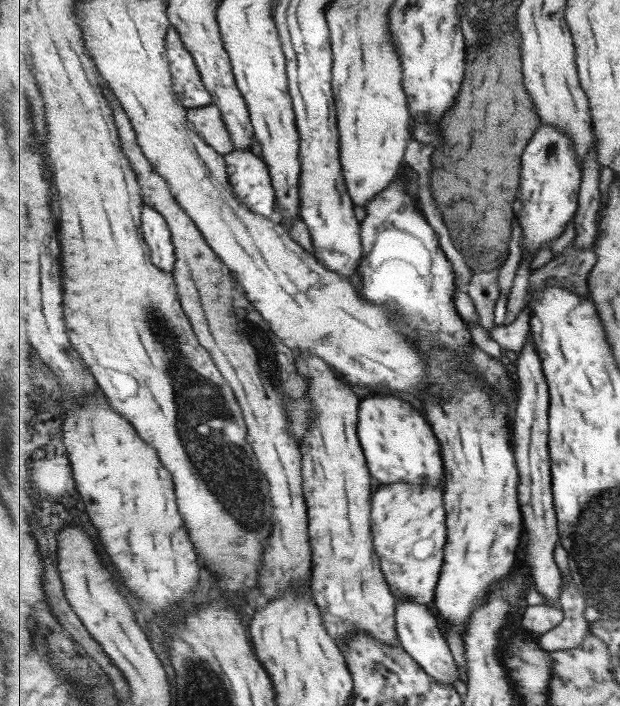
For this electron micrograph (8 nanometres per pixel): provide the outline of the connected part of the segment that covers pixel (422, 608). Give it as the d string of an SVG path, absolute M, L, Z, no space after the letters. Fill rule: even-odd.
M403 595L396 599L396 630L398 640L404 646L404 649L417 659L417 662L429 673L435 677L441 684L453 684L455 679L459 679L459 667L455 658L452 658L449 644L447 644L446 634L443 629L443 623L438 616L437 610L433 604L419 603L413 599L405 599Z

